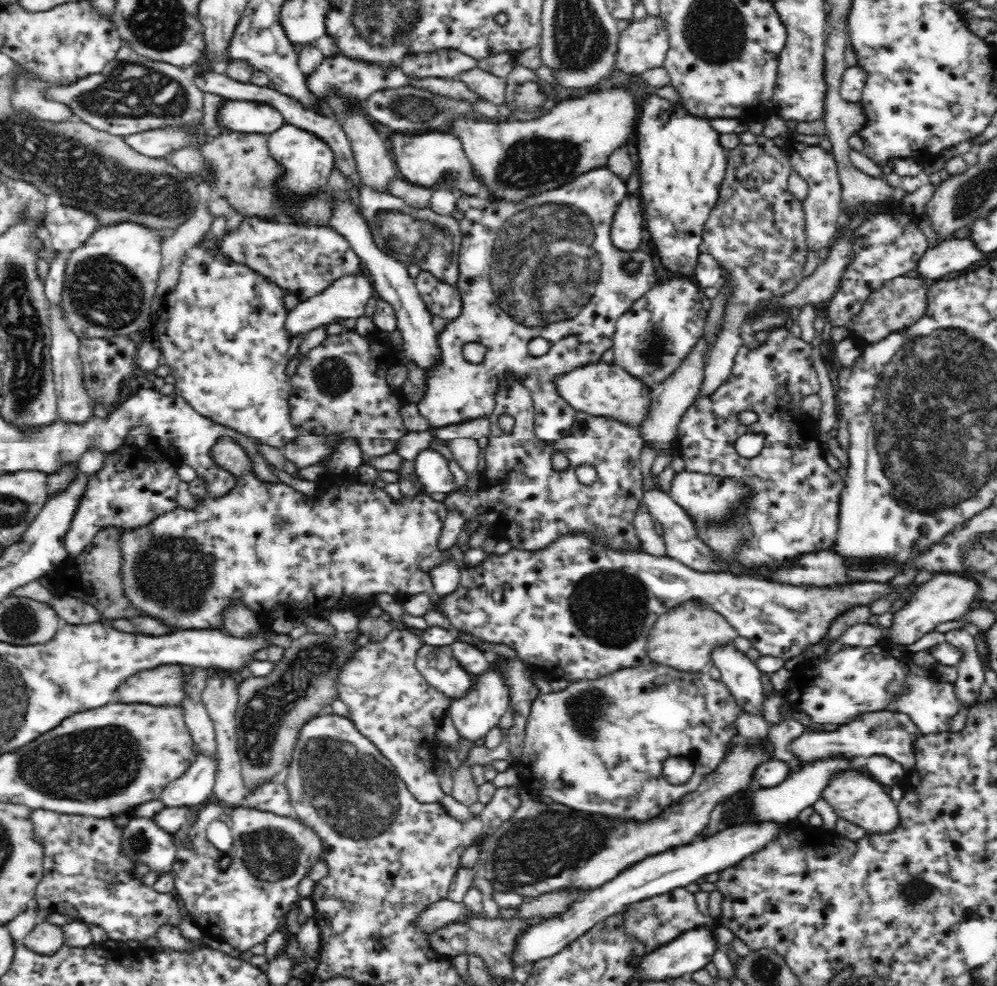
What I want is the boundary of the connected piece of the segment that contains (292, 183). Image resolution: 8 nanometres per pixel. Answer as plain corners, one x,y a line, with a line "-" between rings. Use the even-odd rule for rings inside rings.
284,121
280,128
267,134
268,147
272,155
284,163
286,167
286,176
282,178
282,187
284,191
293,193
305,193
318,187
328,181
328,177
334,170
334,151
330,147
330,143
324,137
314,133
311,130
299,128
296,124

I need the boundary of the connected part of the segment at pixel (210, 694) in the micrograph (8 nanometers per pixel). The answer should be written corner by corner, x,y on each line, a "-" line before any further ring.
211,672
199,696
204,708
210,713
215,732
215,754
218,759
218,770
215,776
211,800
220,804
222,809
241,808
245,803
245,784
241,771
241,760
237,751
237,738
235,727
235,710
237,689
240,678

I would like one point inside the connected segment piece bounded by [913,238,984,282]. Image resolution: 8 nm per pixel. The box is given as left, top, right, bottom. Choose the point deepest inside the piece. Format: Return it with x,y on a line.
952,255

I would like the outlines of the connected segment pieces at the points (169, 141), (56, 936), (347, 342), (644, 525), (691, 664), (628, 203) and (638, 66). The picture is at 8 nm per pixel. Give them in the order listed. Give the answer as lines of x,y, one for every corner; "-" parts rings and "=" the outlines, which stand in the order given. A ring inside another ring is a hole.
174,129
166,131
144,131
124,136
124,142
140,154
149,157
164,157
168,149
185,143
188,137
=
43,921
26,934
18,944
32,953
48,956
56,953
64,942
61,928
56,924
=
345,330
337,336
328,336
324,342
318,344
316,348
312,348
310,352
302,357
298,369
292,376
293,388
290,405
292,421
294,421
294,423
298,423
298,426
300,426
302,431
306,431
309,430
310,427
314,427
314,429
316,429
316,434
318,435
320,433
340,431
340,433
342,433
342,438
350,435
358,437
358,439
360,439
360,443
362,443
364,462
368,461
372,457
383,456
389,454
390,452
394,452
394,446
396,445
399,438
407,433
407,430
402,424
402,418
398,412
398,408
400,408
400,406
404,404
405,401
399,395
398,390
390,388
388,385
386,385
384,377
385,370
380,372
374,372
374,370
372,370
372,350
370,350
370,343
370,341
366,340
366,338
362,338
362,336
358,335
356,332
=
641,504
633,520
637,544
639,544
640,549
648,554
666,556
668,547
663,536
656,532
653,521
651,514
646,509
646,505
=
690,597
677,607
663,612
648,636
650,660
670,665
684,671
707,670
713,664
712,654
736,640
736,629
728,619
713,608
704,597
=
638,194
629,195
620,202
612,217
609,239
618,251
635,252
642,242
643,209
=
647,12
642,18
632,18
618,42
618,74
641,74
643,70
663,66
668,49
669,36
662,15

